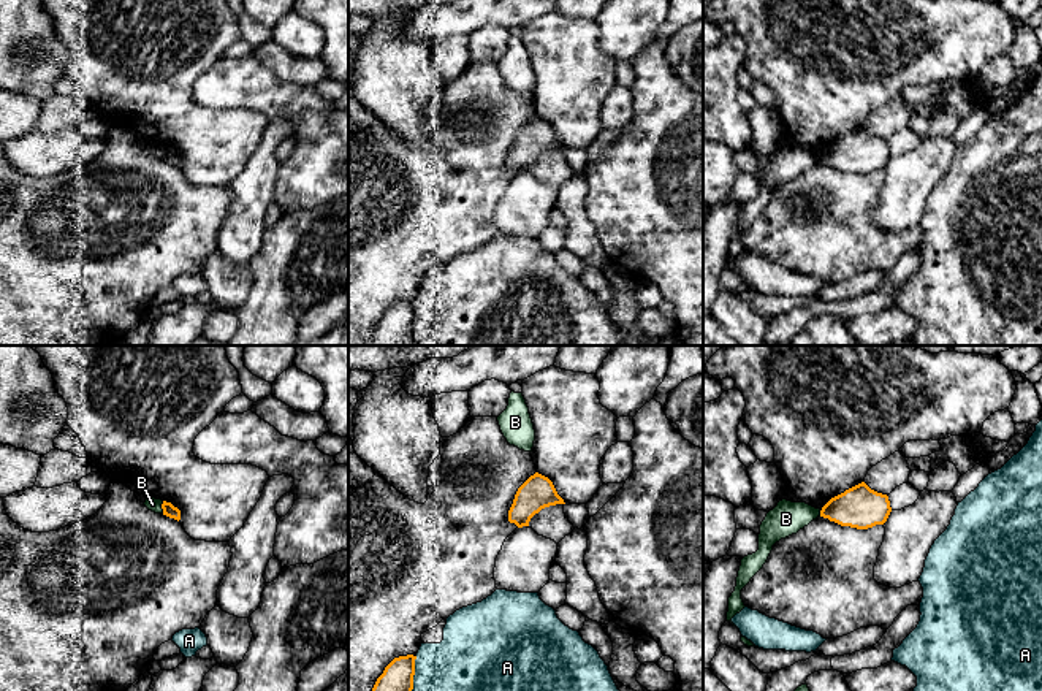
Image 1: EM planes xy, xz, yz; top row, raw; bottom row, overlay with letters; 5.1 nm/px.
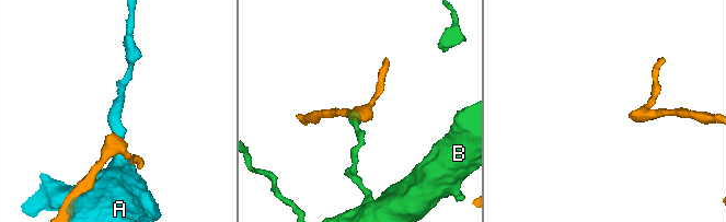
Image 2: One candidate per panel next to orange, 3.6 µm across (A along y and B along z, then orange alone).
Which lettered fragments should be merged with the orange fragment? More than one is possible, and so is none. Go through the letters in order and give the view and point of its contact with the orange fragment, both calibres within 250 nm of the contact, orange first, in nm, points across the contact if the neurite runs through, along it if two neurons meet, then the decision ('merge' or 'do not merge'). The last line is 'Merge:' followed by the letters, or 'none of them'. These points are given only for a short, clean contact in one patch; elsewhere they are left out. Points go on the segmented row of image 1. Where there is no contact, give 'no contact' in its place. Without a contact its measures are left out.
A: xz (414, 674) | 160/300 nm | do not merge
B: xy (162, 507) | 70/70 nm | along xy (163, 501), (162, 512) | do not merge
Merge: none of them

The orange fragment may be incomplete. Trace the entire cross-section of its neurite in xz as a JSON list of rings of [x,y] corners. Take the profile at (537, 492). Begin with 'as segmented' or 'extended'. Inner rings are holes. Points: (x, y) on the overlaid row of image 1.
as segmented | [[[535,472],[516,491],[508,510],[508,521],[518,528],[529,526],[531,518],[542,509],[565,504],[557,494],[553,482]]]

